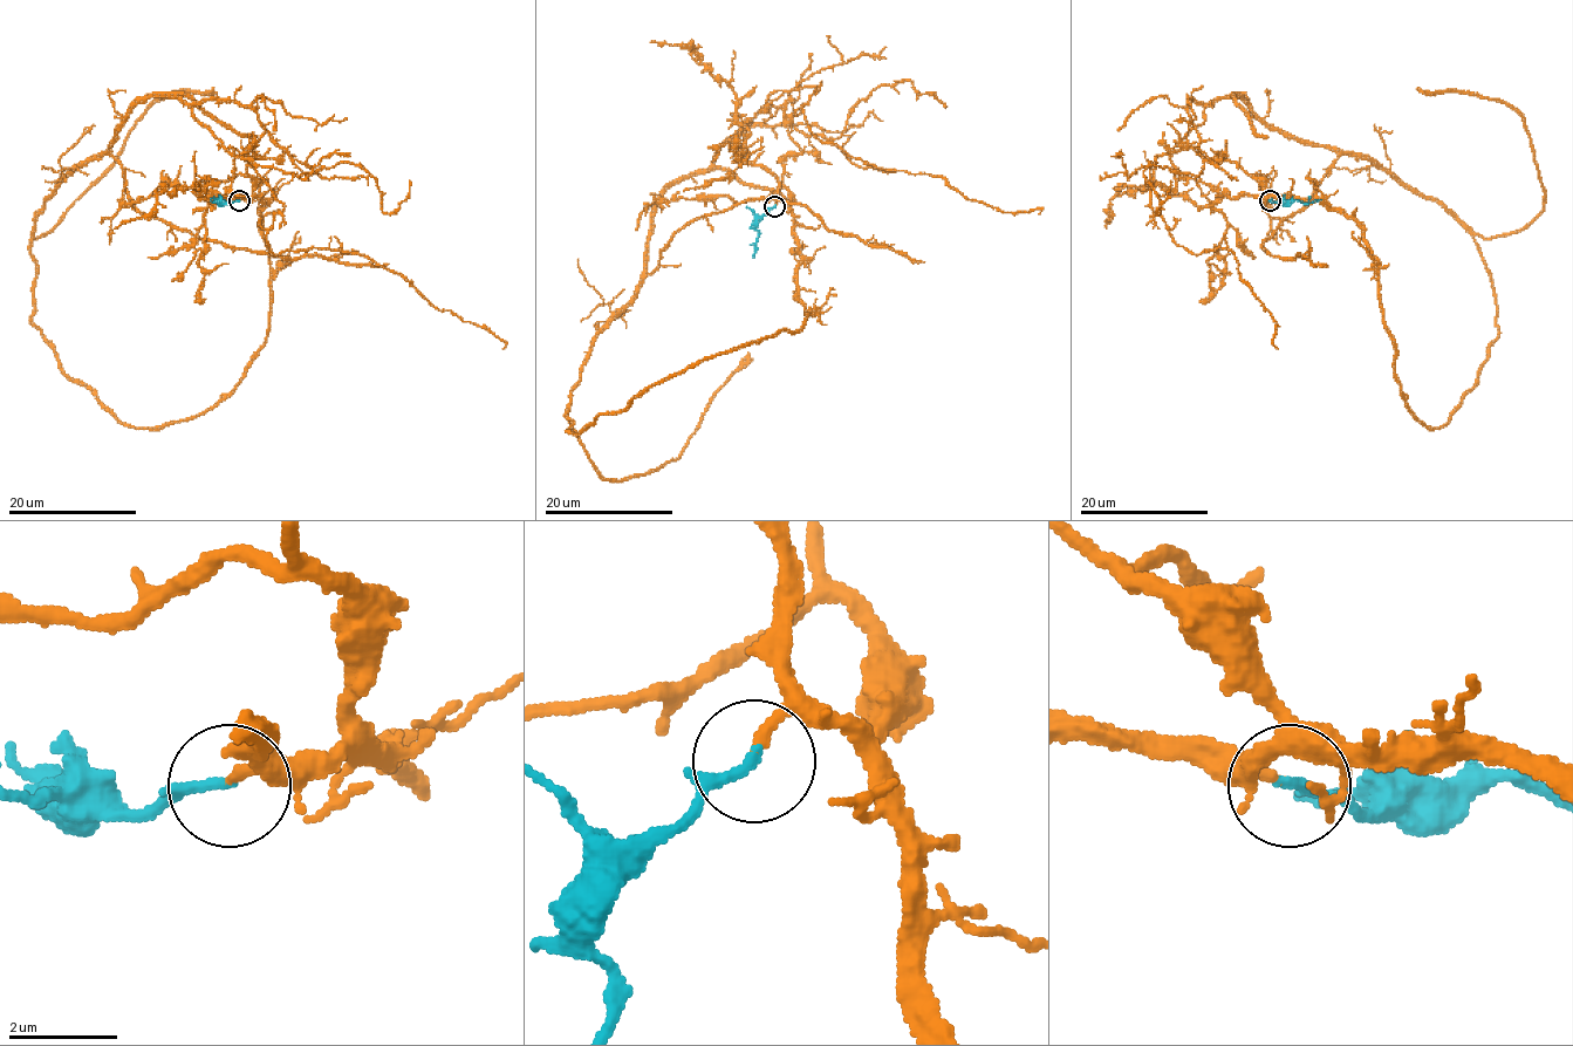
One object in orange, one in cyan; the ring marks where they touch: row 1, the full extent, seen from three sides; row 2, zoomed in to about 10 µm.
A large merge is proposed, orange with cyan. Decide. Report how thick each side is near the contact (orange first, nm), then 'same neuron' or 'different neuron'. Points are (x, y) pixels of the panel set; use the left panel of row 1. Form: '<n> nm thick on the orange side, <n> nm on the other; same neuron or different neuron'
180 nm thick on the orange side, 140 nm on the other; same neuron

